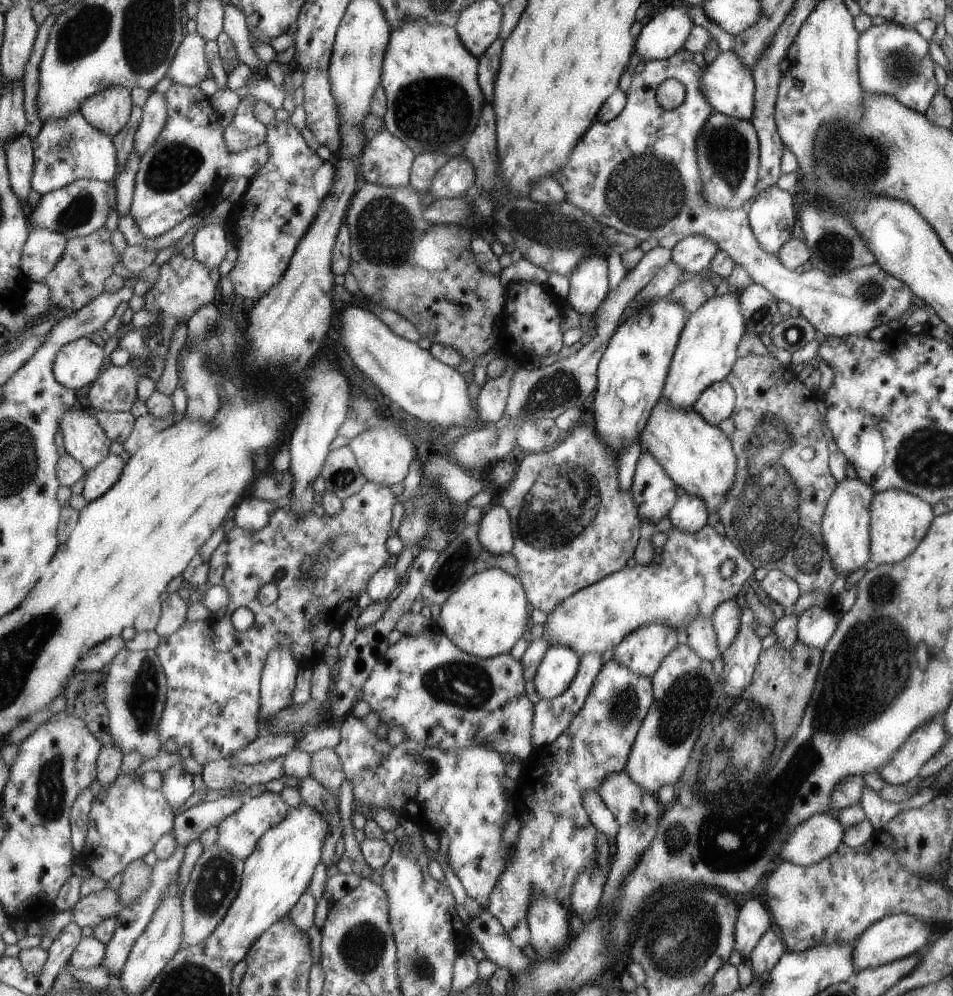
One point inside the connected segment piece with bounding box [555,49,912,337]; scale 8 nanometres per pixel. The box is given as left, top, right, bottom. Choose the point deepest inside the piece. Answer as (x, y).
(639, 173)

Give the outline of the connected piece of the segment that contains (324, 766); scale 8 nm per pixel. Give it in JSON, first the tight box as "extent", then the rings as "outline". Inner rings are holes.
{"extent":[311,748,345,792],"outline":[[[322,748],[311,754],[311,775],[316,782],[320,782],[324,788],[337,792],[345,780],[342,762],[334,748]]]}

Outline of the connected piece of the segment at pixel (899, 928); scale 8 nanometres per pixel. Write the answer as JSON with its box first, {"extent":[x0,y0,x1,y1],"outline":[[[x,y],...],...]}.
{"extent":[855,914,932,973],"outline":[[[891,914],[882,918],[874,925],[871,925],[866,932],[860,934],[856,940],[855,973],[864,968],[876,968],[883,964],[907,957],[914,952],[920,953],[922,946],[926,947],[926,942],[932,934],[930,924],[924,919],[909,914]]]}

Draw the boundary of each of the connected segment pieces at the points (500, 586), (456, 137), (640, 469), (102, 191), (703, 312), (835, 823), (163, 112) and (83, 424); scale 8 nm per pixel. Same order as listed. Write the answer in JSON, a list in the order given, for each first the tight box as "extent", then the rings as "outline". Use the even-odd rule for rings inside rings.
[{"extent":[433,568,528,659],"outline":[[[489,568],[470,576],[444,604],[438,619],[433,622],[440,626],[449,639],[460,650],[468,651],[481,659],[494,658],[510,653],[518,638],[524,632],[528,612],[527,589],[507,571]]]},{"extent":[382,21,484,157],"outline":[[[419,21],[407,22],[400,30],[391,32],[387,54],[383,58],[382,84],[387,98],[384,125],[390,134],[404,141],[414,154],[429,151],[449,157],[463,154],[484,104],[483,89],[479,83],[479,59],[464,46],[459,31],[454,27],[436,26]]]},{"extent":[631,448,678,524],"outline":[[[646,448],[642,449],[637,460],[631,489],[640,510],[641,524],[658,524],[664,516],[669,515],[678,498],[678,486],[674,486],[674,479]]]},{"extent":[30,179,119,239],"outline":[[[78,179],[64,188],[43,195],[43,197],[42,204],[30,211],[32,226],[63,232],[70,239],[91,235],[106,226],[110,214],[119,205],[118,187],[96,179]]]},{"extent":[663,289,747,408],"outline":[[[730,289],[730,292],[722,296],[714,295],[688,317],[663,388],[664,400],[671,402],[672,406],[686,408],[694,405],[704,390],[715,382],[724,381],[734,368],[738,360],[738,344],[747,332],[739,294],[740,291]]]},{"extent":[780,812,846,866],"outline":[[[820,812],[804,820],[788,834],[780,856],[782,860],[800,866],[818,864],[846,840],[846,832],[840,820]]]},{"extent":[133,91,168,155],"outline":[[[151,91],[146,103],[142,107],[142,122],[135,134],[133,147],[138,154],[143,155],[149,146],[156,142],[156,138],[163,132],[168,118],[168,99],[162,92]]]},{"extent":[62,405,112,472],"outline":[[[80,405],[71,409],[62,421],[64,445],[67,452],[90,472],[110,456],[112,440],[94,414]]]}]

